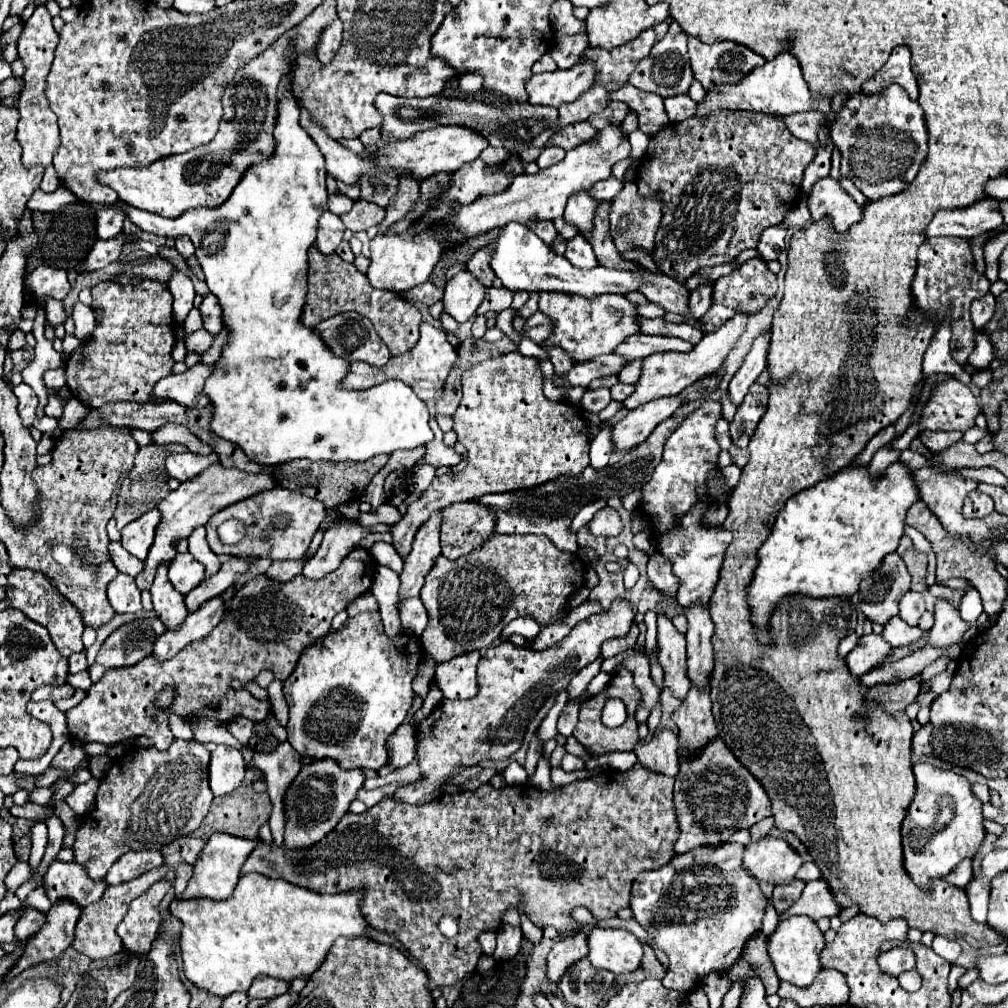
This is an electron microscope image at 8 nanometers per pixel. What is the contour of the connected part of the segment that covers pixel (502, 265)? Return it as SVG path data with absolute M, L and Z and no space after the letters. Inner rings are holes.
M507 223L495 241L491 255L491 269L503 281L503 287L509 291L559 291L567 295L583 295L597 297L603 293L629 293L637 291L643 283L641 277L635 277L631 271L617 269L577 269L565 257L553 253L549 245L545 245L529 227L521 223Z

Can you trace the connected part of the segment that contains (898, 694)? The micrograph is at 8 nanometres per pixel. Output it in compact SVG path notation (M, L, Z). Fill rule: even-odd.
M913 679L901 681L897 685L875 685L869 689L867 697L881 701L889 713L895 713L895 711L903 711L917 697L919 687L921 685Z

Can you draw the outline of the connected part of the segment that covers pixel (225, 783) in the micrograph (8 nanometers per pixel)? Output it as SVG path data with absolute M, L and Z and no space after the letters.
M217 745L209 761L209 785L213 797L229 795L233 789L241 785L243 775L245 775L245 763L241 751L229 745Z

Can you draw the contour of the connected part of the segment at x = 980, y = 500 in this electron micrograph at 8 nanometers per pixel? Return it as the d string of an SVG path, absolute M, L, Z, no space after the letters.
M971 491L967 495L967 503L965 503L967 517L985 517L993 511L995 511L995 507L993 507L993 499L989 495L979 493L979 491Z

